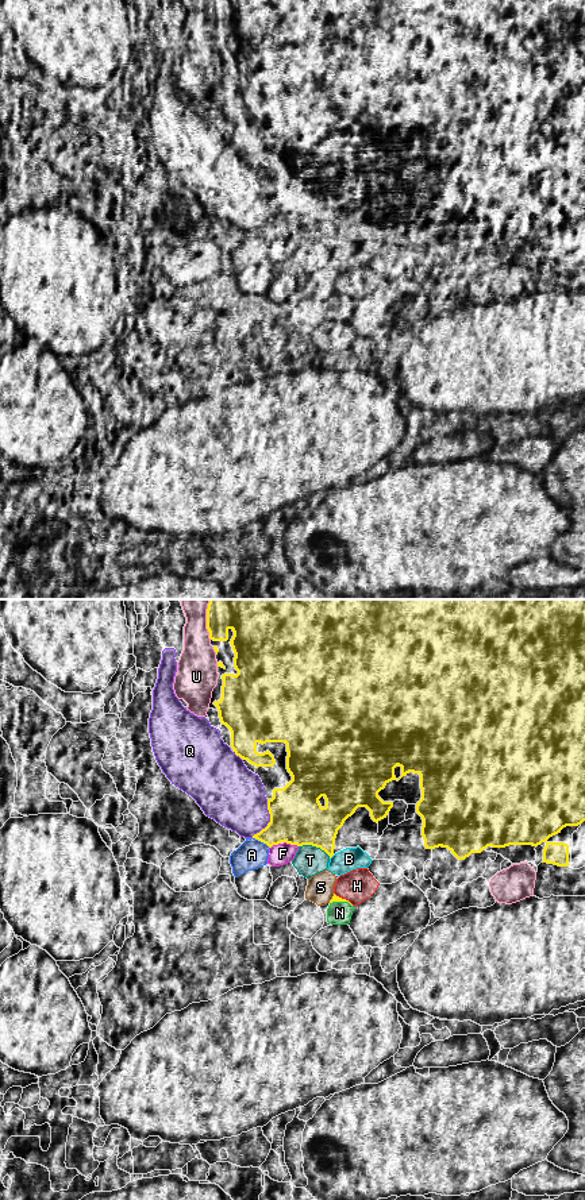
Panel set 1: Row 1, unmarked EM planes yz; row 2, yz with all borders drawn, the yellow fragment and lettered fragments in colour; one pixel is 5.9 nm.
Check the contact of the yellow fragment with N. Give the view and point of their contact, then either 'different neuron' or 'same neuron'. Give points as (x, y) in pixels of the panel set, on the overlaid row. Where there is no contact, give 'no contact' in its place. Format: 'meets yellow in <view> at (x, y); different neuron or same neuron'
meets yellow in yz at (341, 901); different neuron

